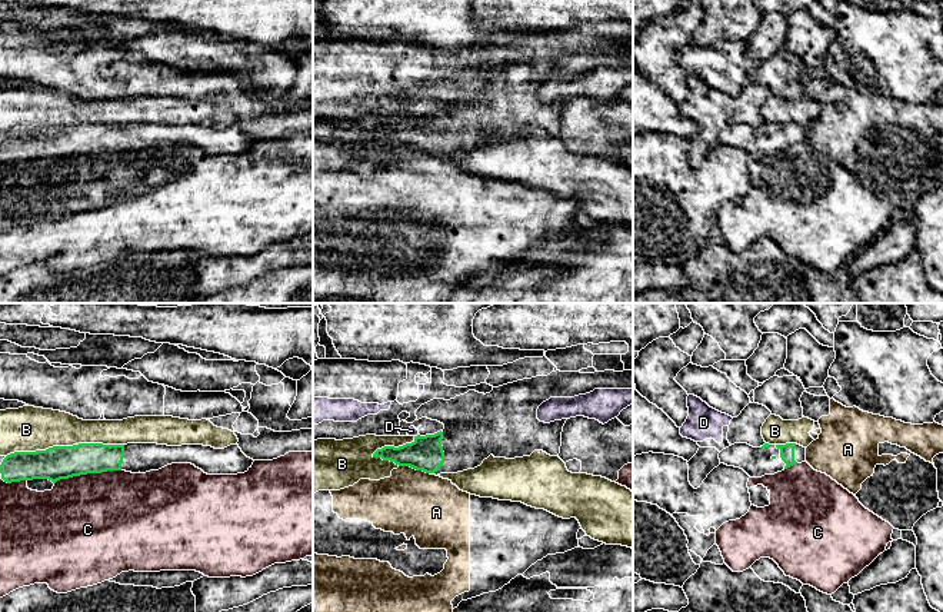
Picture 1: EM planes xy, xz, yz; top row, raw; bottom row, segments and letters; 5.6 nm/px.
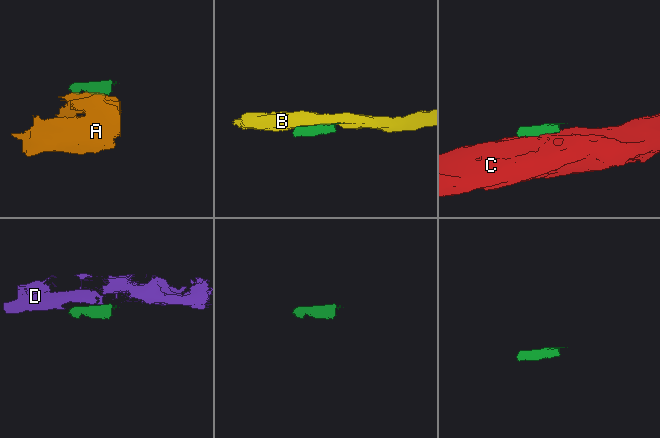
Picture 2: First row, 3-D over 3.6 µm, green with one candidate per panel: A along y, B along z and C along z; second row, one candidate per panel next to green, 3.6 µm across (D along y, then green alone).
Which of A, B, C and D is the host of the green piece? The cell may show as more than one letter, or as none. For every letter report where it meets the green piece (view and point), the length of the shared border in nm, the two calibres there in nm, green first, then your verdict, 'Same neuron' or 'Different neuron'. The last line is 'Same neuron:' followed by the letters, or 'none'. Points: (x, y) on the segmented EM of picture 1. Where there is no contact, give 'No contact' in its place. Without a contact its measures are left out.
A: Touches green at xz (415, 468). Shared border 180 nm. Thickness 190 nm (green) against 360 nm. Different neuron
B: Touches green at xy (65, 446). Shared border 650 nm. Thickness 190 nm (green) against 260 nm. Different neuron
C: Touches green at xy (87, 472). Shared border 380 nm. Thickness 190 nm (green) against 480 nm. Different neuron
D: Touches green at xz (417, 435). Shared border 30 nm. Thickness 190 nm (green) against 60 nm. Different neuron
Same neuron: none

